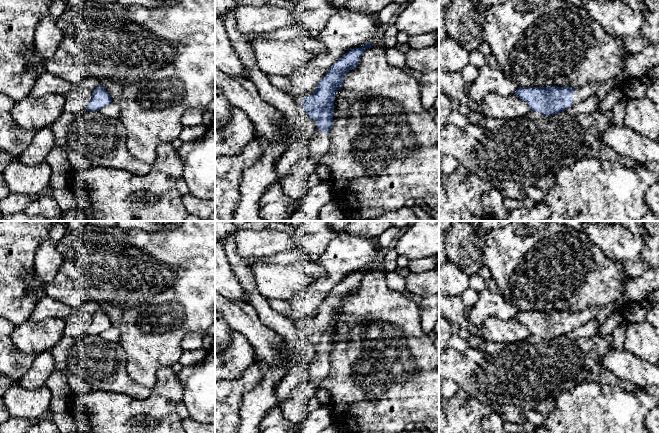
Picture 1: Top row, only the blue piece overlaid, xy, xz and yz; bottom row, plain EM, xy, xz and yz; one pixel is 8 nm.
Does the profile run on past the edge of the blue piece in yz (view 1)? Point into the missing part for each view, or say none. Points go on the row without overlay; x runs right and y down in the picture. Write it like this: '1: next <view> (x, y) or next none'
1: next yz (588, 314)

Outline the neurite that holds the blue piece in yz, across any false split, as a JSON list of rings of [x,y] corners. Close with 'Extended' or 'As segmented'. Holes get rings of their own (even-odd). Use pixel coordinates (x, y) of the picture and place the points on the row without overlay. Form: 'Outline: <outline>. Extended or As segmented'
Outline: [[[595,307],[586,308],[577,313],[569,310],[519,311],[515,319],[528,327],[530,335],[537,335],[550,341],[594,320],[596,314],[597,309]]]. Extended

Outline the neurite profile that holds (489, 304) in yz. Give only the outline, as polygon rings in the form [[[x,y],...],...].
[[[487,287],[478,293],[476,303],[469,309],[467,320],[478,327],[484,326],[488,317],[499,320],[515,318],[520,310],[500,293],[493,293]]]

